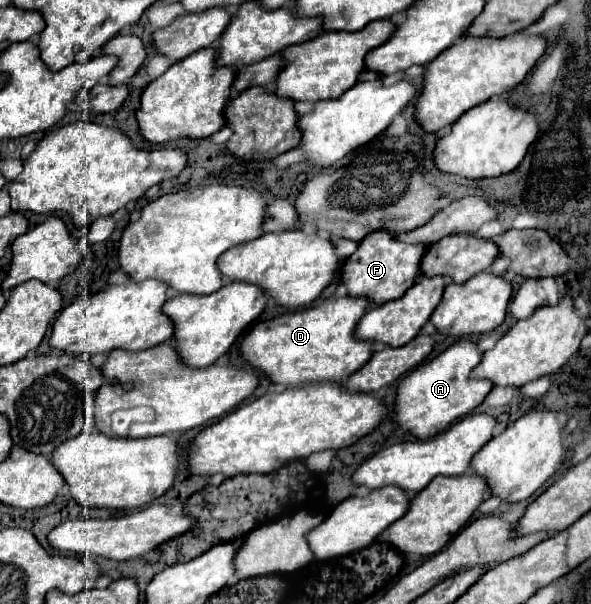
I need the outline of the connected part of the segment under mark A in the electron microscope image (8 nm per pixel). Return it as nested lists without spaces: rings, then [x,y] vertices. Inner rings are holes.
[[[462,340],[450,346],[446,352],[432,358],[430,362],[414,368],[398,384],[392,422],[400,430],[410,432],[416,438],[432,438],[444,432],[444,428],[448,428],[458,418],[470,414],[476,406],[484,402],[486,394],[492,390],[492,382],[470,378],[470,372],[480,362],[480,358],[482,354],[476,348],[476,344],[470,340]]]

